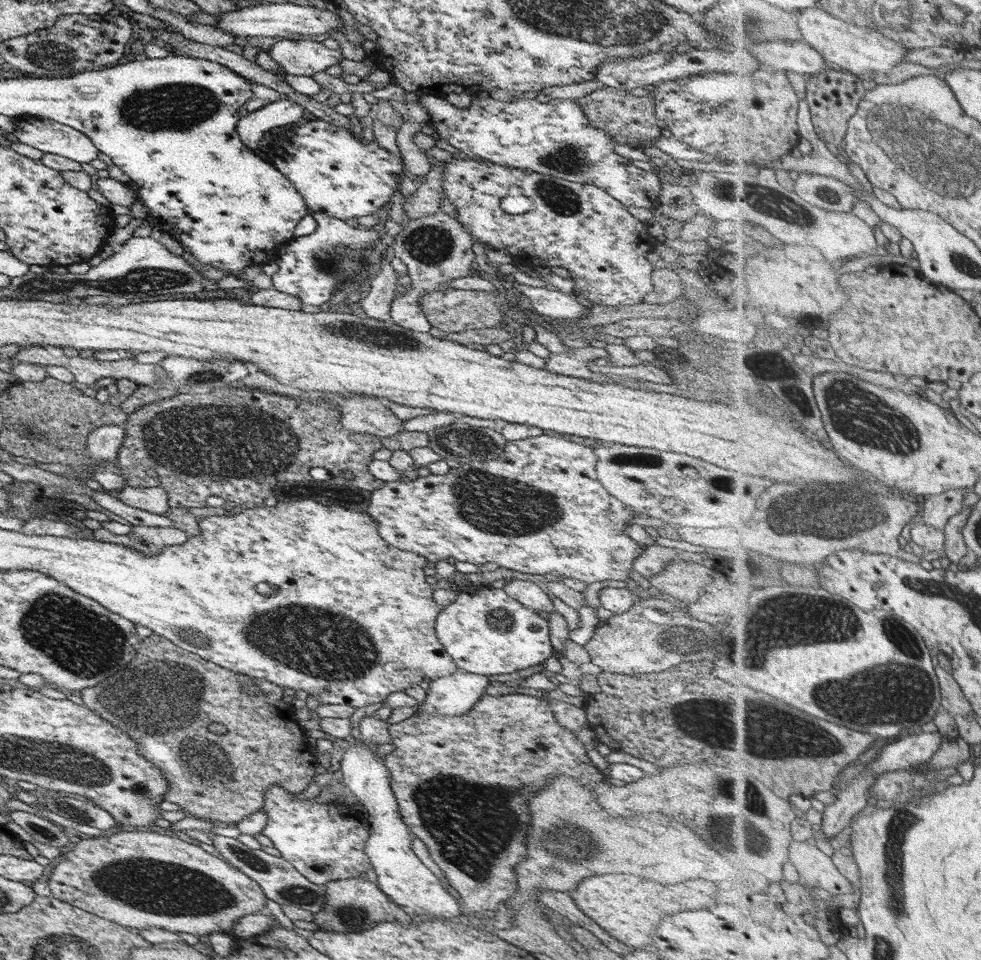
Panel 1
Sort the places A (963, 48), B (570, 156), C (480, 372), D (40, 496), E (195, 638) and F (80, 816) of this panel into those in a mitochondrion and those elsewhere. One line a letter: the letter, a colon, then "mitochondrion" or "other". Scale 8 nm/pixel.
A: other
B: mitochondrion
C: other
D: other
E: mitochondrion
F: other

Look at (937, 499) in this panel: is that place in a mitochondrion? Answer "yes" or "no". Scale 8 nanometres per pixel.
no

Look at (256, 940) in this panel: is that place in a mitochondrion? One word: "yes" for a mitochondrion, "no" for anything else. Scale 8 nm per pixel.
no

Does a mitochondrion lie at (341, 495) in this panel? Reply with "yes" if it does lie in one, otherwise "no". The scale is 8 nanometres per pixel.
no

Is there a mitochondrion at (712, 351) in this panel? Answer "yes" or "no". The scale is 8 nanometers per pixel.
no

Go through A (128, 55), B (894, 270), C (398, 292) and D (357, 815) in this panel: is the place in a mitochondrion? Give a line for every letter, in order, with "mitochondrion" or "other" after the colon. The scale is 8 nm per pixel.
A: other
B: other
C: other
D: other

